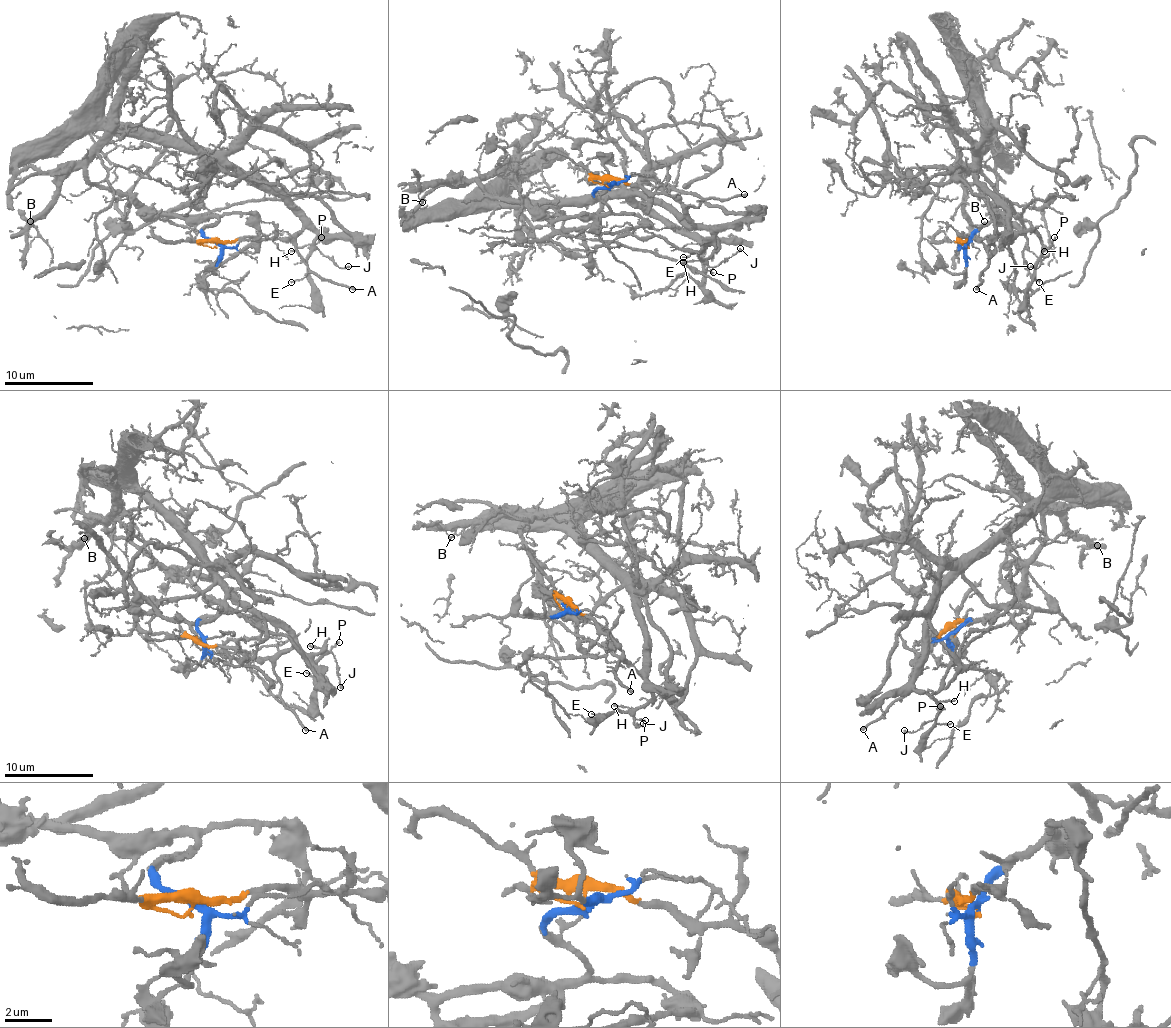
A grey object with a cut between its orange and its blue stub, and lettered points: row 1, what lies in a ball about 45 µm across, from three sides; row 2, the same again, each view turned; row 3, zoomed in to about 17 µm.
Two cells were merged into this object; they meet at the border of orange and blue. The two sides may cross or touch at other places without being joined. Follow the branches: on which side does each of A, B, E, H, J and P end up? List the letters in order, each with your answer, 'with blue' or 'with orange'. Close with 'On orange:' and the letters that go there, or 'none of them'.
A: with orange
B: with blue
E: with orange
H: with orange
J: with orange
P: with orange
On orange: A, E, H, J, P

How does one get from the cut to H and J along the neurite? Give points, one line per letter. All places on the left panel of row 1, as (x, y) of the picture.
H: (217, 243), (233, 243), (239, 238), (295, 238), (306, 227), (326, 232), (291, 252)
J: (217, 243), (295, 238), (311, 227), (326, 232), (315, 241), (320, 250), (340, 267), (349, 265)

